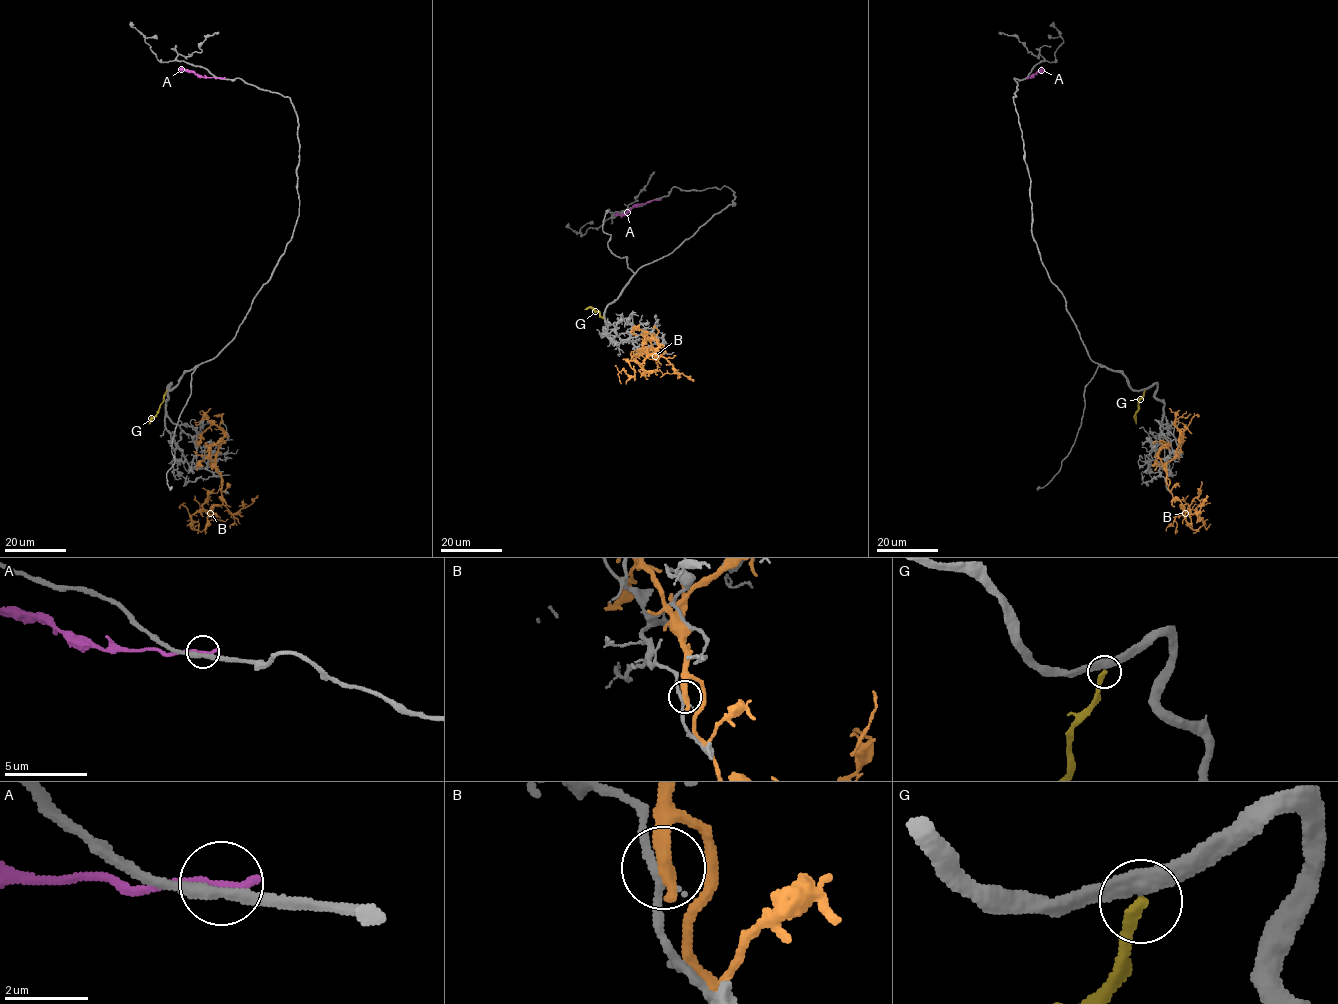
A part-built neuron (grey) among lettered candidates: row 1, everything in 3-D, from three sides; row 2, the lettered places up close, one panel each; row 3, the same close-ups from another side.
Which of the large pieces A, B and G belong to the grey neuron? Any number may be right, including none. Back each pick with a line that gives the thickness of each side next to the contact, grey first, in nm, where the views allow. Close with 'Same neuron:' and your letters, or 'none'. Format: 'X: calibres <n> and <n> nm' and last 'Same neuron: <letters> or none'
Same neuron: none

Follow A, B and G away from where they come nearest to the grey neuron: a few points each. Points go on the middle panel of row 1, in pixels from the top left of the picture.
A: (658, 199), (636, 204), (627, 212), (614, 215)
B: (658, 339), (658, 354), (650, 354), (642, 363), (627, 359), (635, 376), (623, 368), (618, 374), (621, 384)
G: (603, 317), (593, 308), (585, 309)

